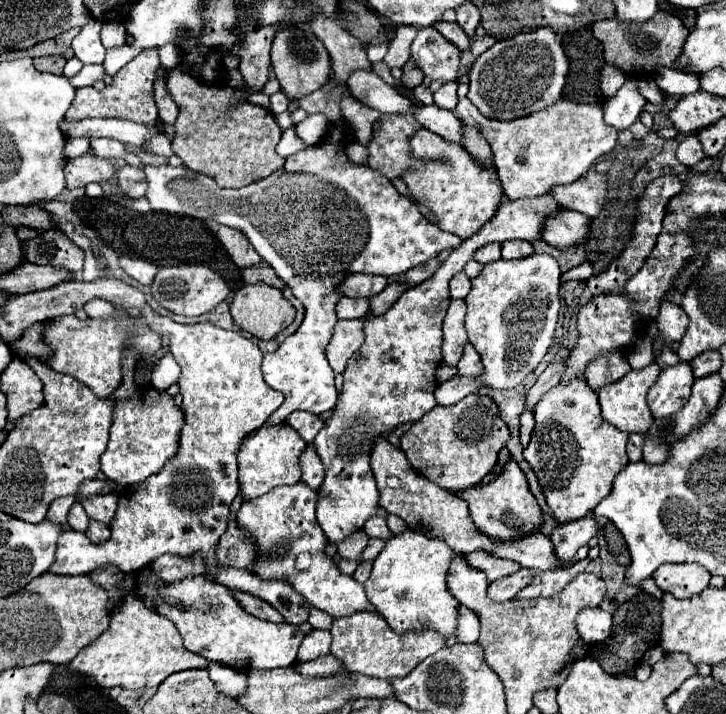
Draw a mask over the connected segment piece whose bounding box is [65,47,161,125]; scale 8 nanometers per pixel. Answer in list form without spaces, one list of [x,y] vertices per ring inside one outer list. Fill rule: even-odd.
[[[151,47],[139,53],[133,61],[129,61],[123,69],[117,71],[111,85],[107,85],[103,91],[95,91],[95,87],[83,87],[77,89],[73,105],[67,109],[65,119],[87,119],[87,117],[111,117],[111,119],[129,119],[137,123],[155,125],[157,123],[157,107],[153,101],[153,81],[157,77],[159,63],[159,49]]]

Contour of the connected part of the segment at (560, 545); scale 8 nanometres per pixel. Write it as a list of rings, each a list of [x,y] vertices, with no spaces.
[[[587,515],[587,517],[579,519],[579,521],[559,525],[551,535],[557,559],[563,565],[573,563],[577,549],[587,545],[589,539],[597,535],[597,531],[599,531],[599,521],[597,521],[595,515]]]

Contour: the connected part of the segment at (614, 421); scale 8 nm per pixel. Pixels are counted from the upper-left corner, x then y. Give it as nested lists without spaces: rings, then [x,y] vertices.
[[[653,361],[651,365],[647,365],[641,371],[627,373],[619,383],[611,383],[611,387],[603,387],[603,391],[597,391],[603,417],[611,425],[615,425],[617,429],[621,429],[621,431],[627,431],[627,433],[645,433],[653,425],[653,415],[651,415],[651,411],[647,407],[645,395],[647,395],[649,387],[657,381],[659,373],[661,373],[661,369]]]

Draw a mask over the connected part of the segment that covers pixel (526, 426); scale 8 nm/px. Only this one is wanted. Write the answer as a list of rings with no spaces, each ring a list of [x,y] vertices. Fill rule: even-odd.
[[[525,411],[525,413],[521,415],[521,429],[519,429],[519,433],[521,433],[521,445],[523,445],[523,447],[527,447],[527,445],[529,445],[529,437],[531,437],[533,425],[535,425],[533,413]]]

